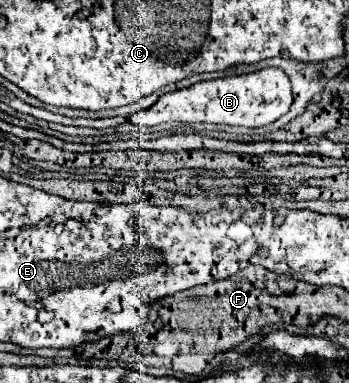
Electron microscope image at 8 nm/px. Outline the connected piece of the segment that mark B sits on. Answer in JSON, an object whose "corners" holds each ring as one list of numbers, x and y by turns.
{"corners":[[264,68,250,74,226,76,218,80,198,82,186,90,164,94,154,106,140,110,132,116,148,116,144,126,156,126,162,122,212,122,228,126,260,128,276,122,292,106,290,80,280,68]]}

